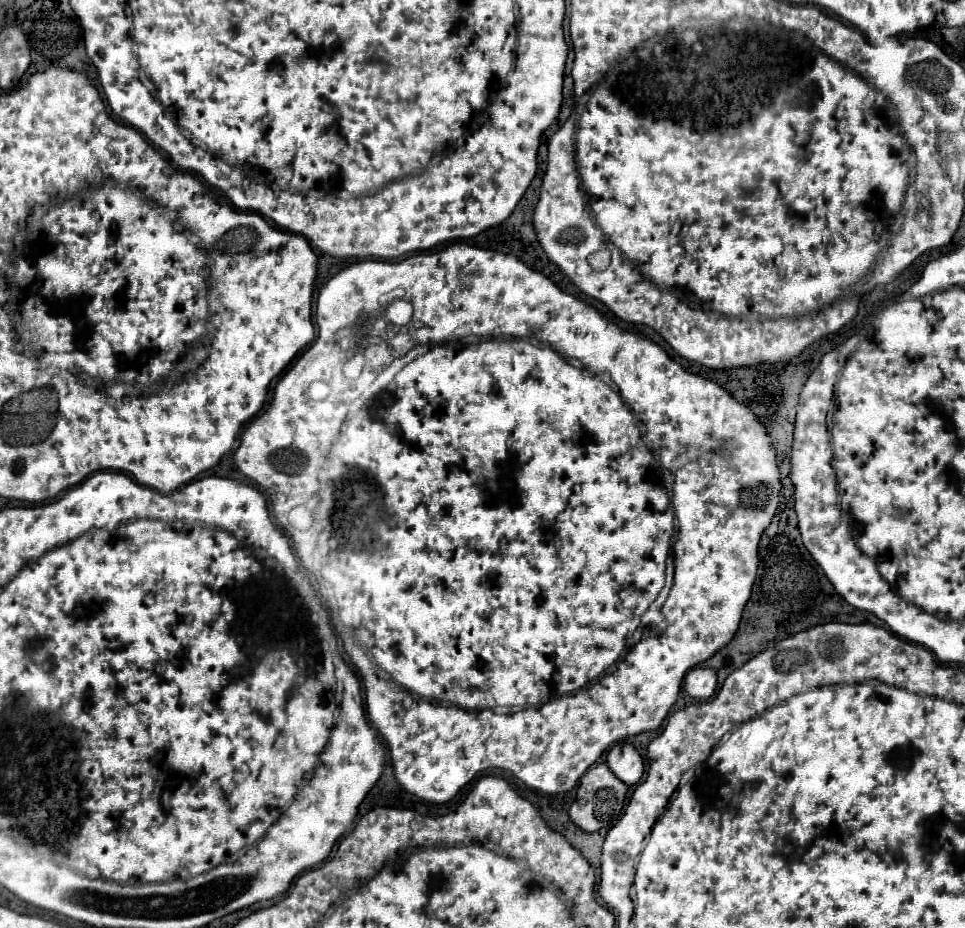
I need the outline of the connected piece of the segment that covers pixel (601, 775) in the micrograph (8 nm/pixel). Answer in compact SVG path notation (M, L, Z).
M596 763L592 765L580 779L578 783L578 795L576 801L570 807L570 819L582 829L582 831L598 831L598 829L606 829L612 827L620 815L622 815L622 807L626 801L626 793L628 793L628 785L622 783L606 763Z

